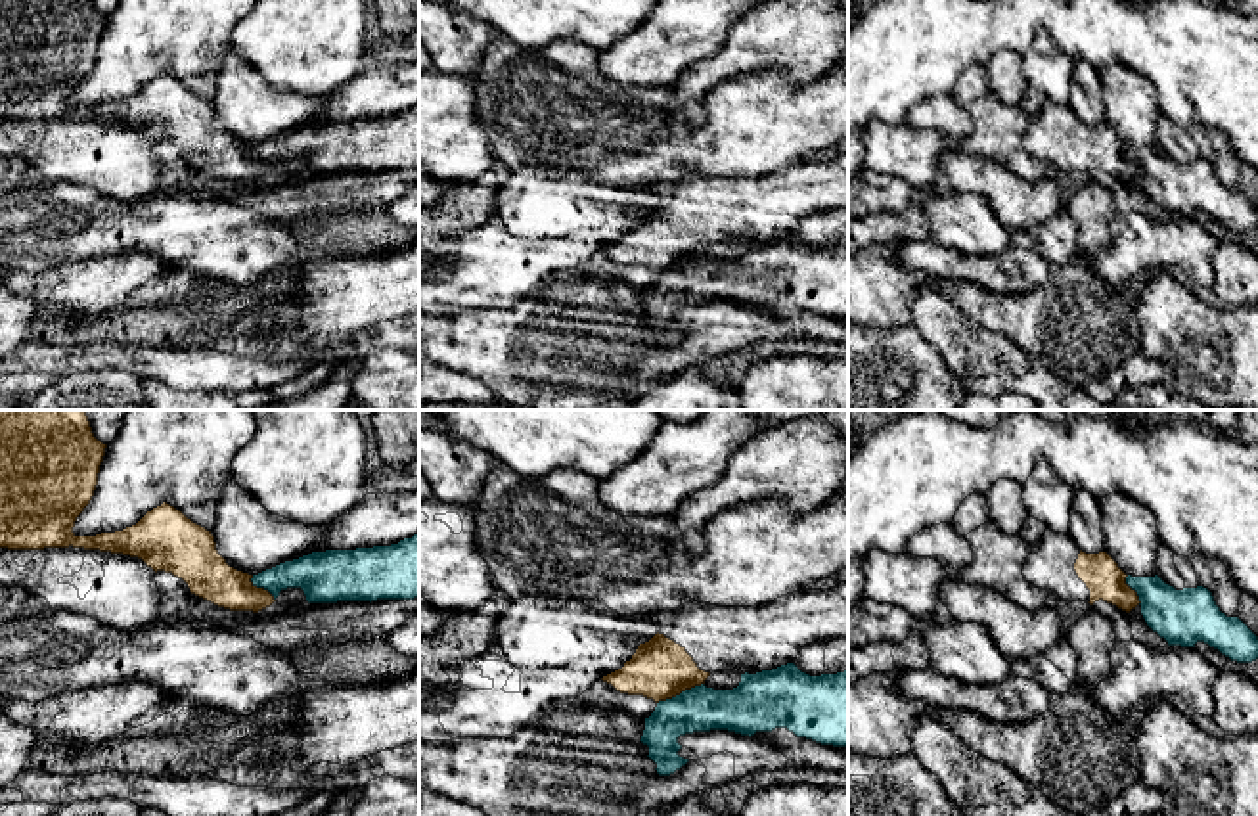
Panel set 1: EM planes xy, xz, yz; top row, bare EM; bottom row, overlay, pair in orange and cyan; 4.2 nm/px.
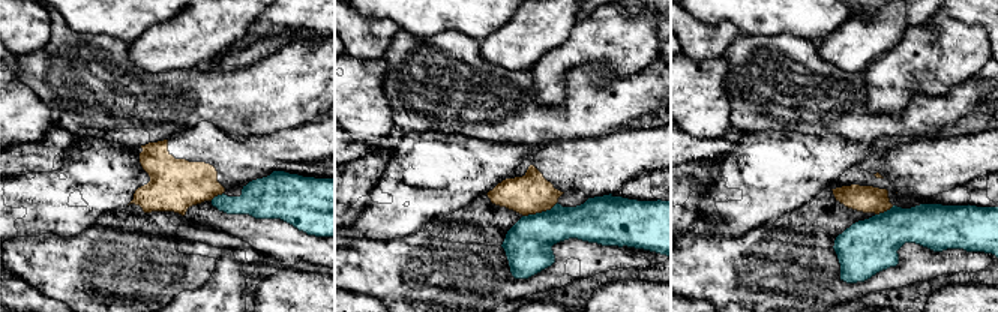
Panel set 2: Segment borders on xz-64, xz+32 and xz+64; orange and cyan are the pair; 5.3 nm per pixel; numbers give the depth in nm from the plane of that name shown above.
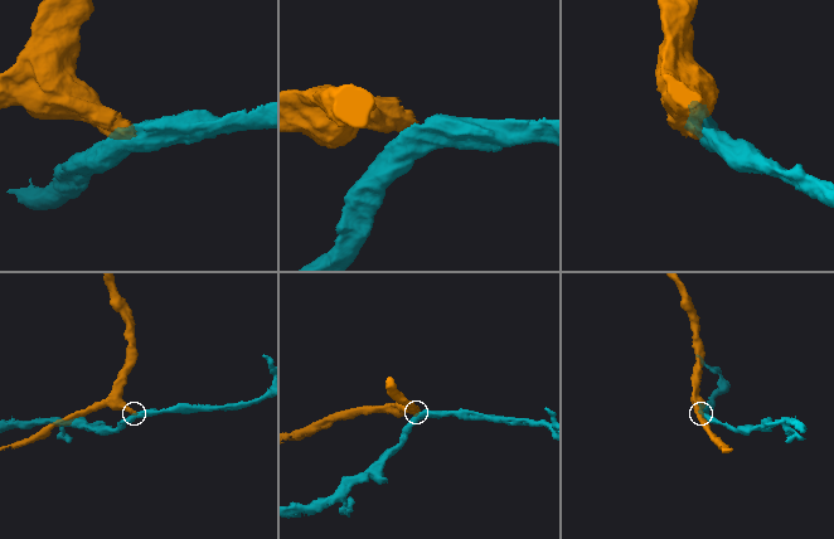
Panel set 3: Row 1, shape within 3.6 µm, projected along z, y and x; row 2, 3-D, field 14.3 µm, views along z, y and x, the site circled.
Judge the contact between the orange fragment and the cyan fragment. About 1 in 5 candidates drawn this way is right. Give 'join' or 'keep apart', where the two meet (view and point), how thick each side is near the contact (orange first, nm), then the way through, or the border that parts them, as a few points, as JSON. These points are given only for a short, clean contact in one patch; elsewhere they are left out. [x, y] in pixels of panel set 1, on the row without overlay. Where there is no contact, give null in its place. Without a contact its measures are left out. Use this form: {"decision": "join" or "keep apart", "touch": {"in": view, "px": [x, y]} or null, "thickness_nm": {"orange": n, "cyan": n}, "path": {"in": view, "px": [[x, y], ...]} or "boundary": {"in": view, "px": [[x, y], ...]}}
{"decision": "keep apart", "touch": {"in": "xz", "px": [680, 263]}, "thickness_nm": {"orange": 260, "cyan": 190}, "boundary": {"in": "xz", "px": [[703, 253], [657, 274]]}}

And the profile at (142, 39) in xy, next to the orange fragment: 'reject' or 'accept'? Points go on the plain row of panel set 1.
reject

